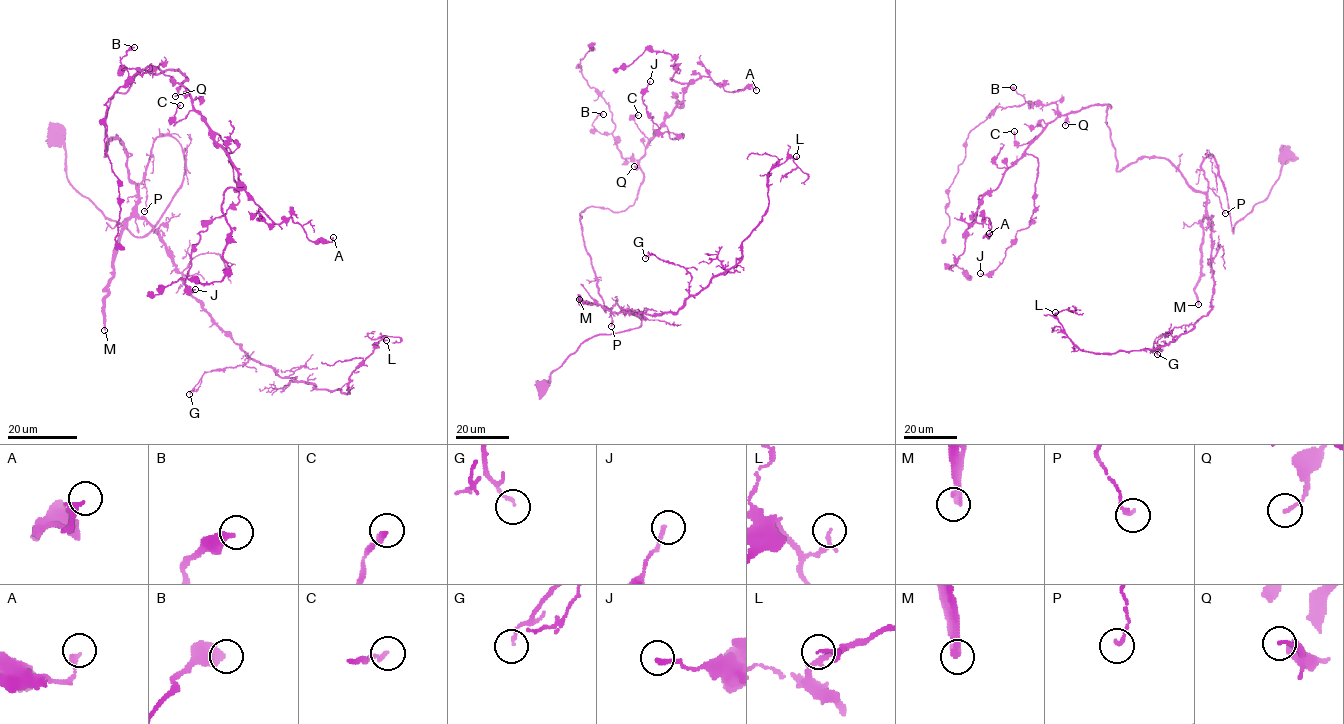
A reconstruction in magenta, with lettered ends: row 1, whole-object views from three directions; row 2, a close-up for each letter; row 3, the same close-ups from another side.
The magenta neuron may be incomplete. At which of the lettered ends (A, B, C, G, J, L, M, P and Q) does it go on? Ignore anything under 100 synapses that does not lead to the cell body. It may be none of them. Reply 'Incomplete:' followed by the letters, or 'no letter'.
Incomplete: M

